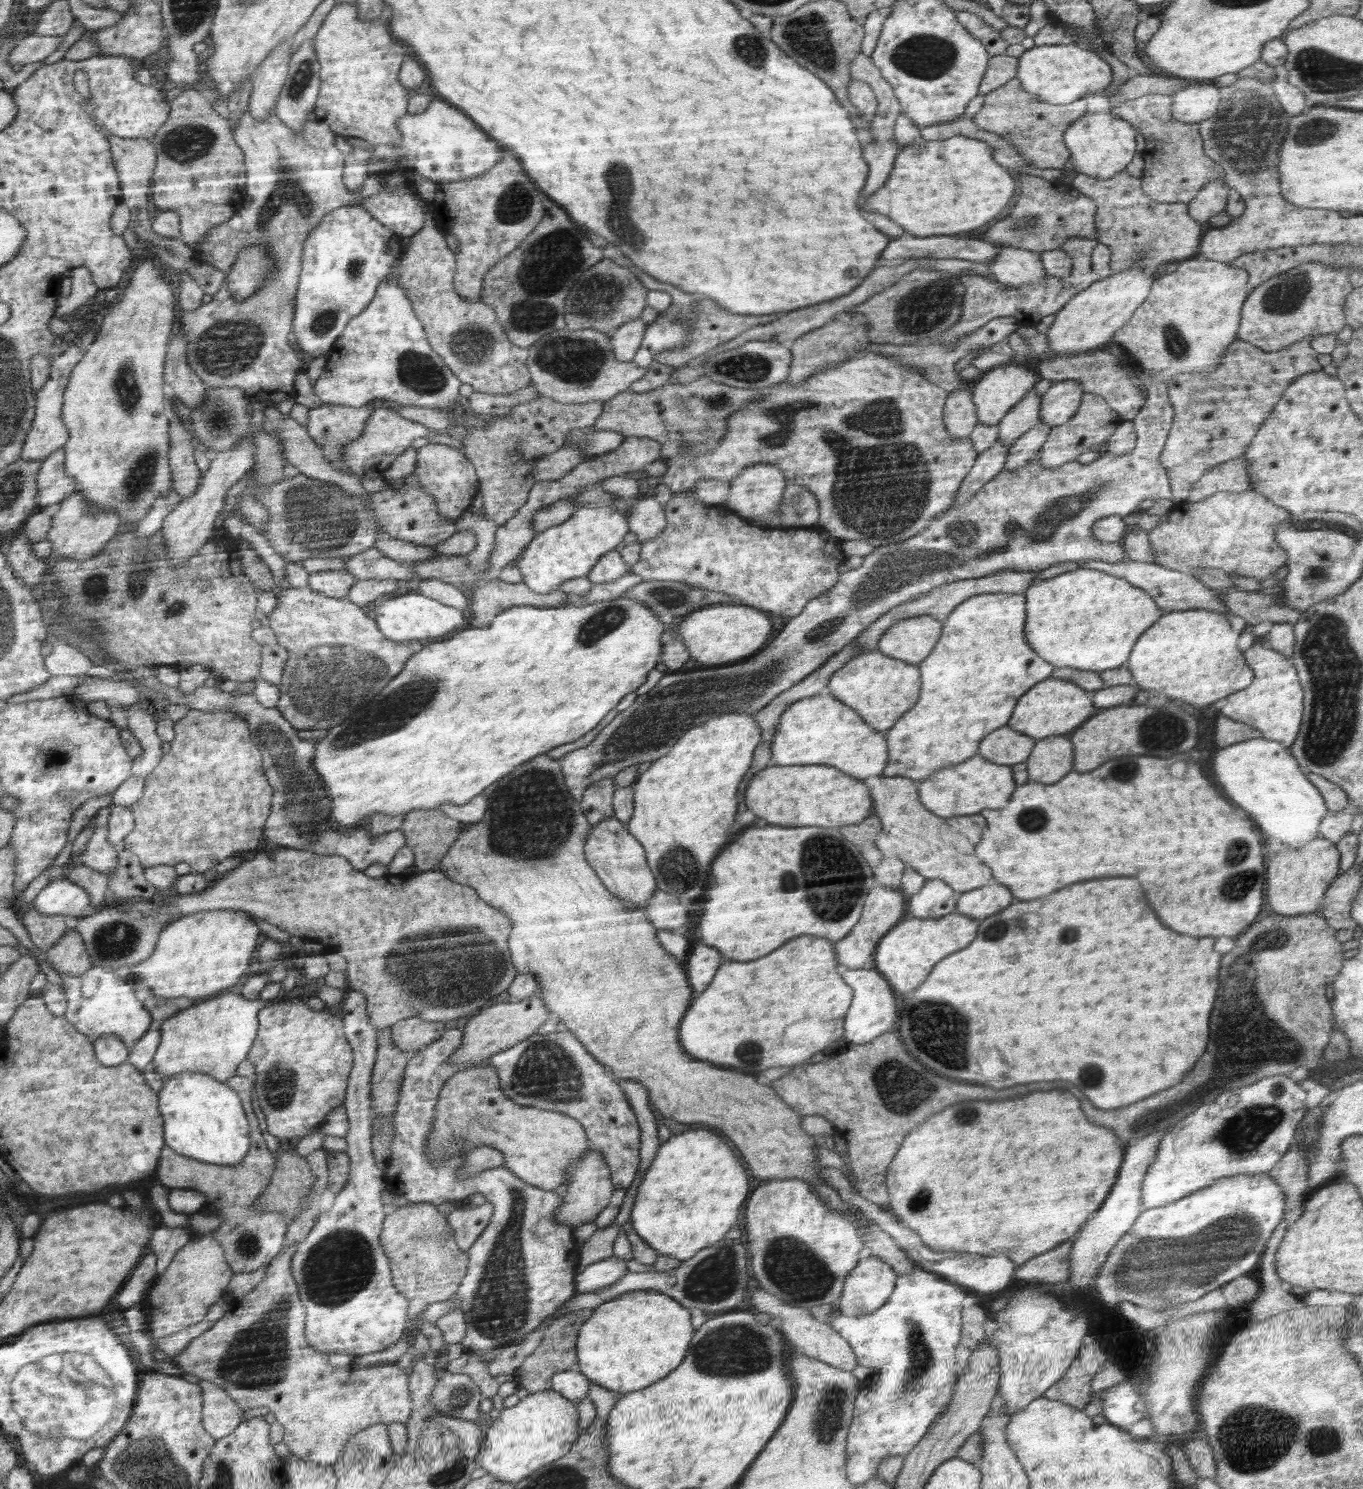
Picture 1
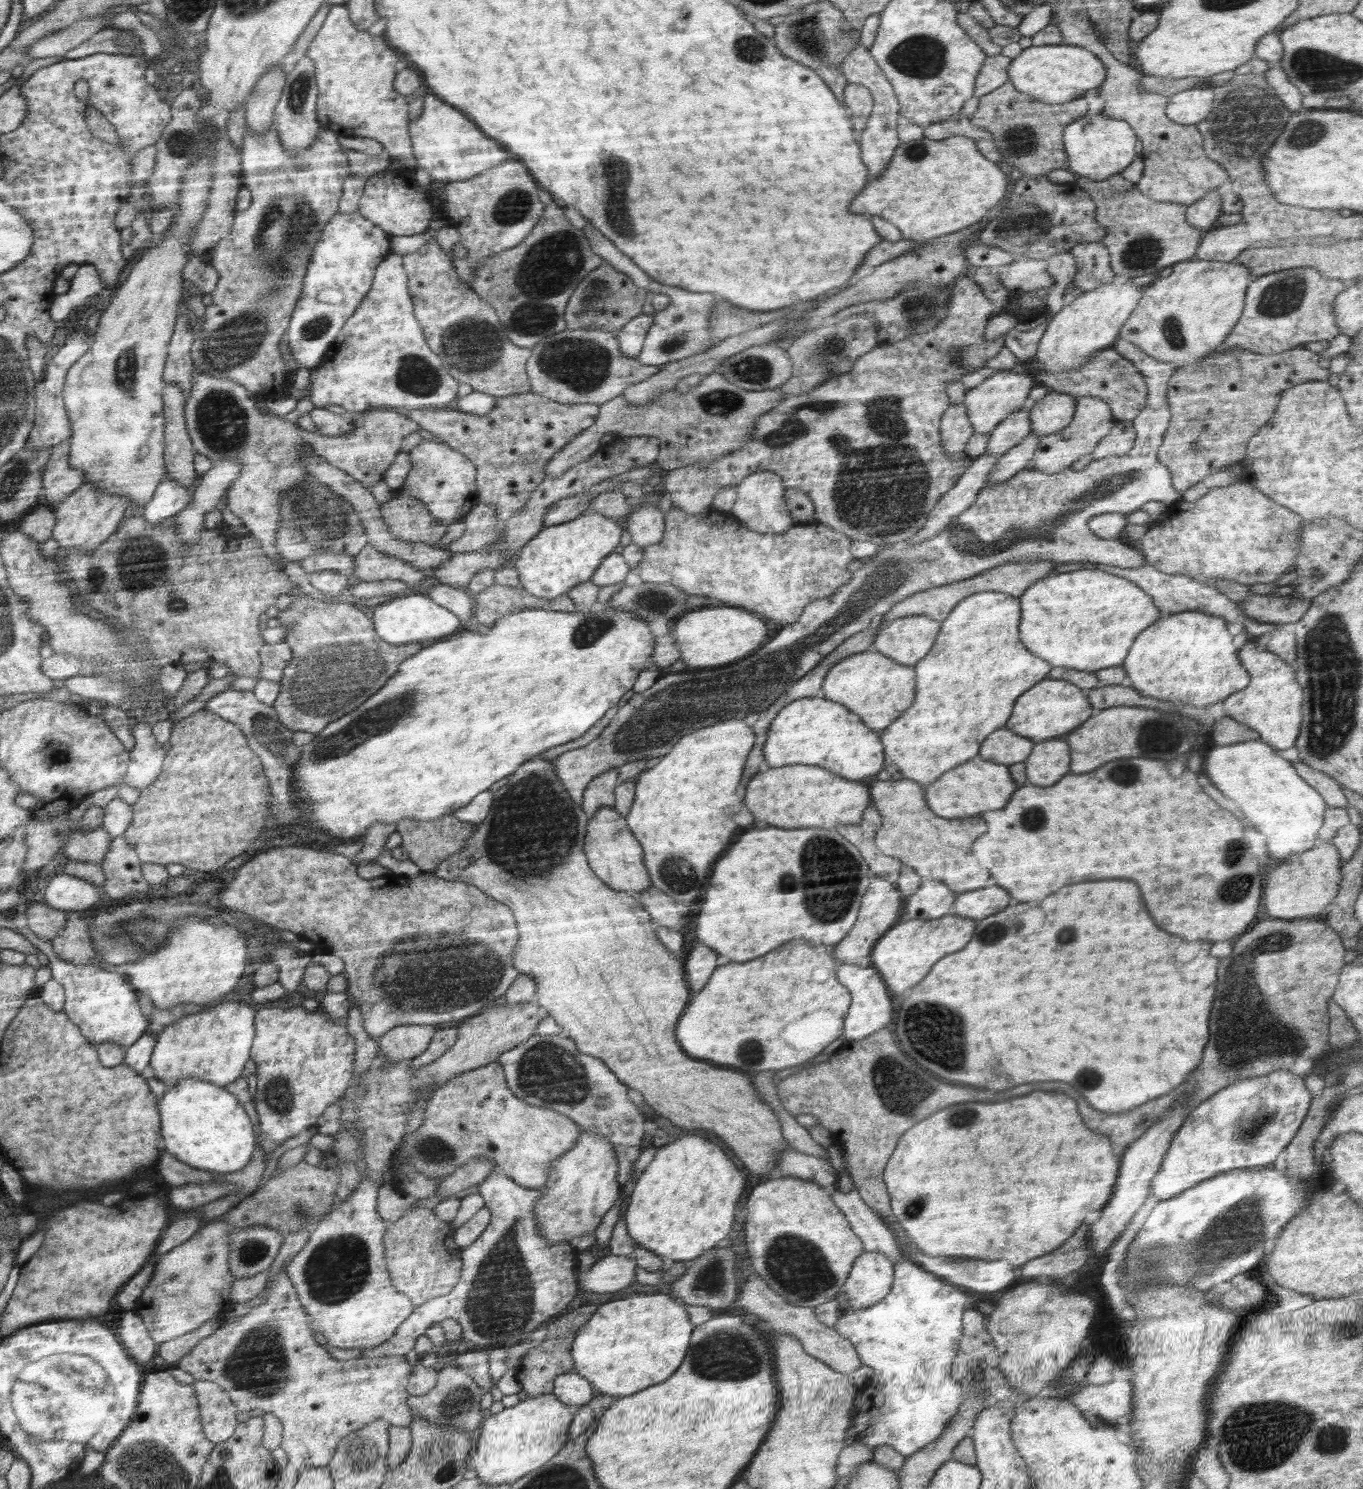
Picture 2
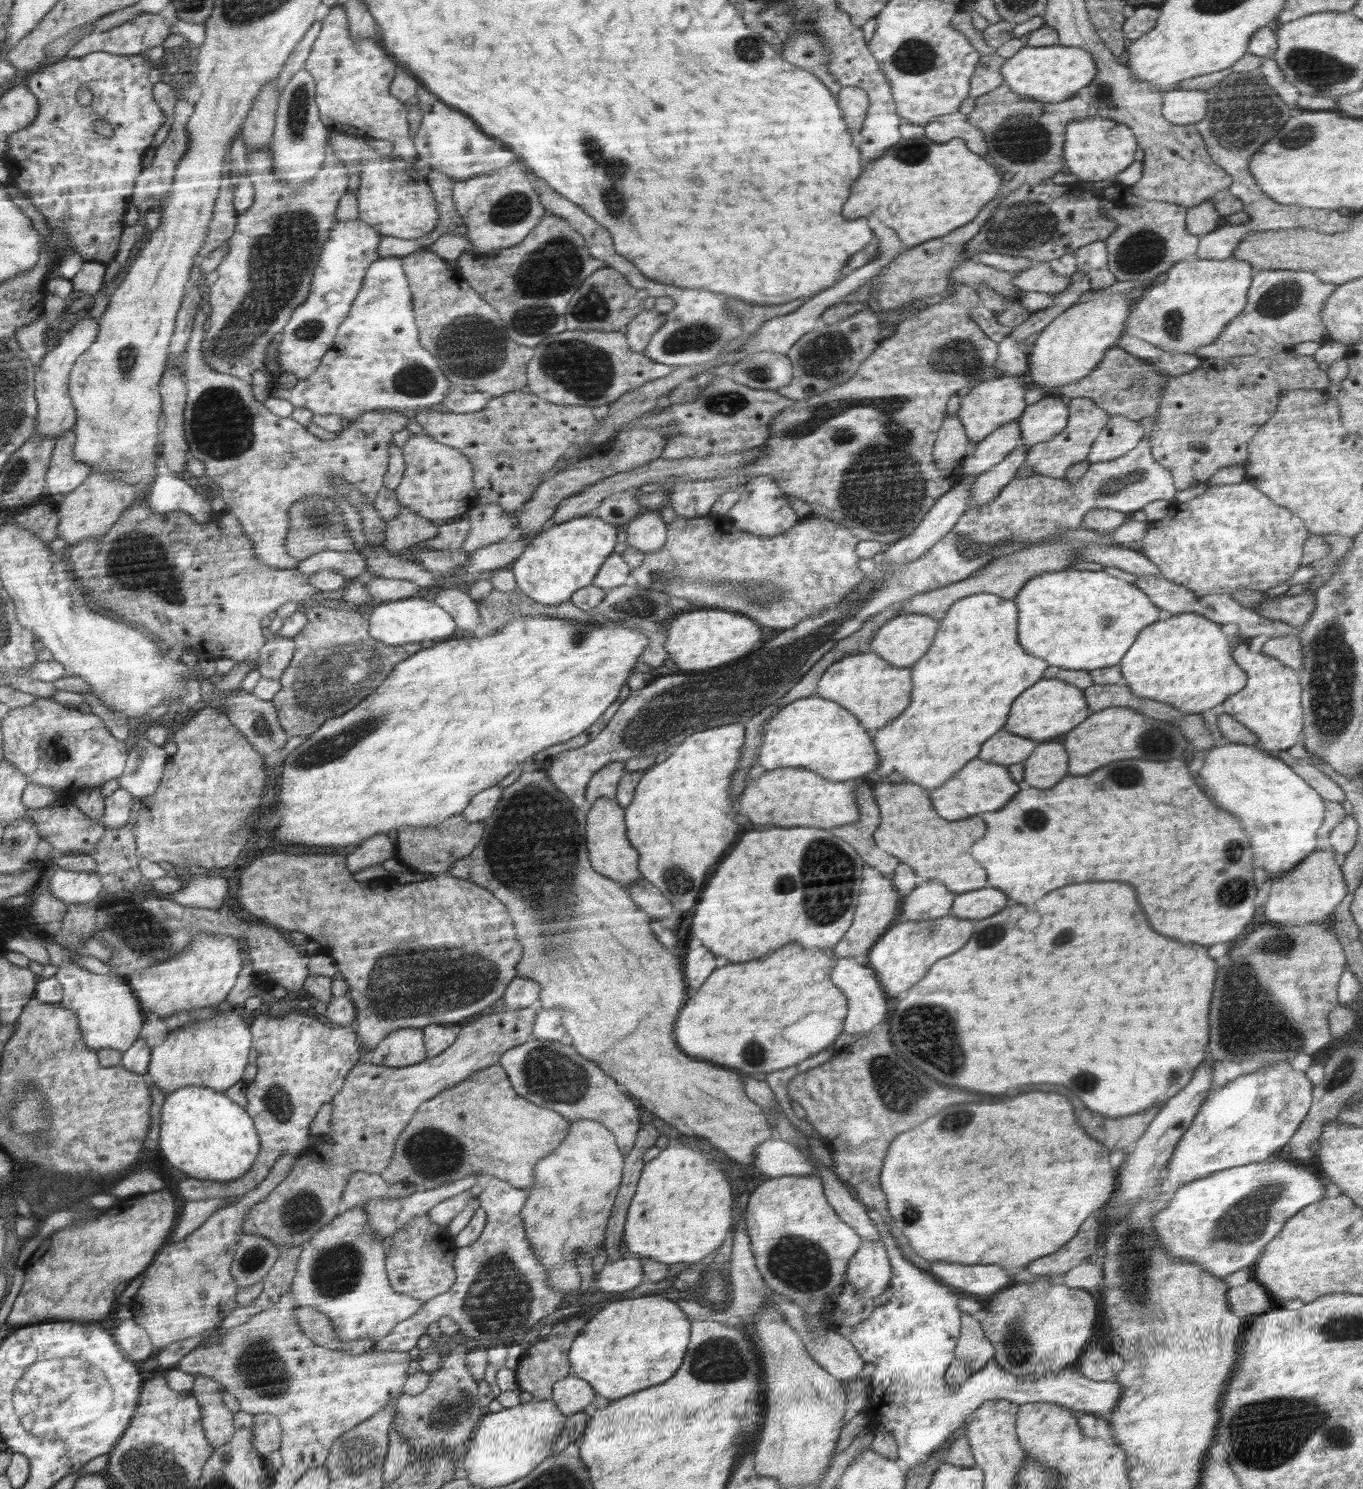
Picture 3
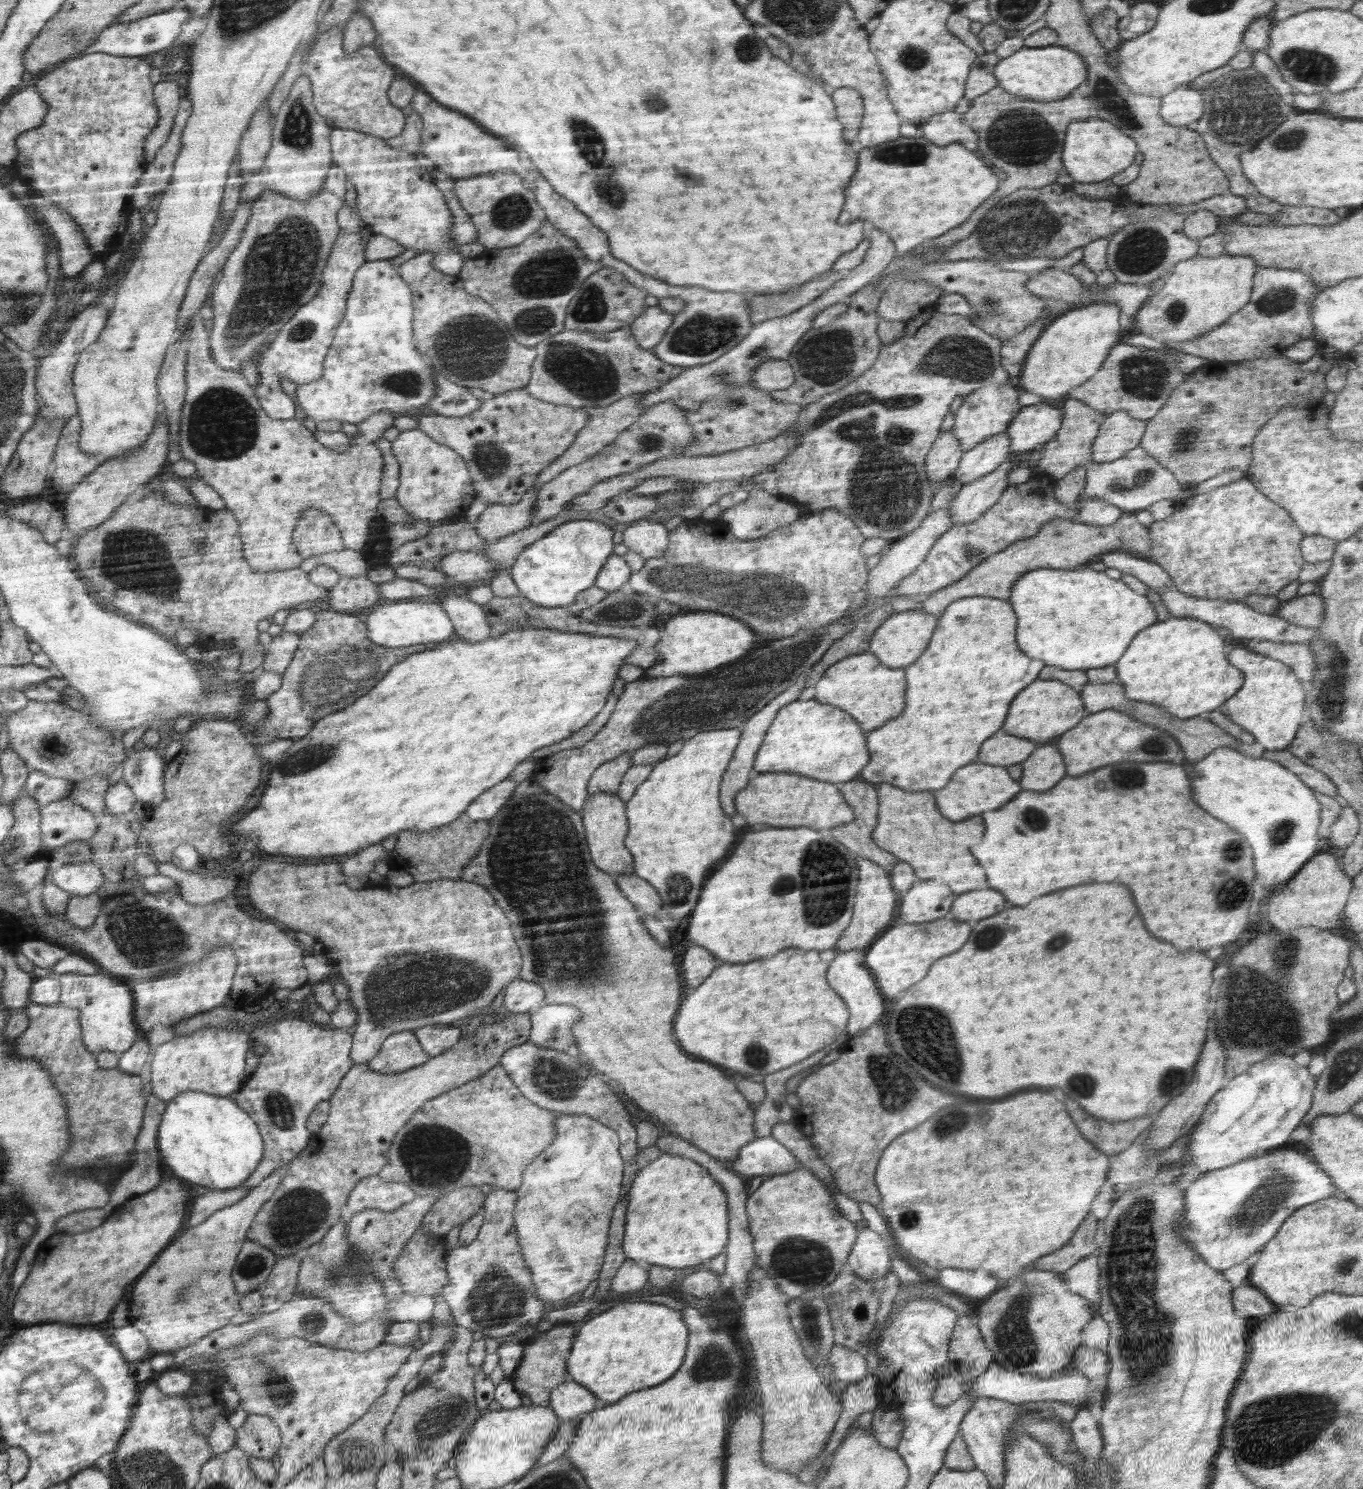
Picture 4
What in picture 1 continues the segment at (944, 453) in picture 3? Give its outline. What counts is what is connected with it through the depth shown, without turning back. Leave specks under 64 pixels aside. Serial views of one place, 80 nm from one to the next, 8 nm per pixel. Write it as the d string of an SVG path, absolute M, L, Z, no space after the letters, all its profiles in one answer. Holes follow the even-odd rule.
M964 381L960 389L947 394L943 423L945 431L952 436L954 442L967 440L978 423L975 406L971 399L974 386L976 381L971 383Z

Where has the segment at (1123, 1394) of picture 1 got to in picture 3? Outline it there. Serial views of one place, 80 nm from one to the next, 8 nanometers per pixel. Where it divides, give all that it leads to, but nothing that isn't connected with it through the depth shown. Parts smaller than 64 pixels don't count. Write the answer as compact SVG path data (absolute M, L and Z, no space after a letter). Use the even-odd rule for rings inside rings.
M866 1207L868 1217L875 1222L881 1240L885 1244L891 1264L891 1286L894 1292L886 1305L876 1304L873 1313L853 1330L850 1342L854 1349L868 1363L876 1366L870 1378L872 1395L870 1405L865 1412L870 1419L868 1428L874 1431L886 1429L895 1435L897 1442L898 1460L904 1467L912 1470L917 1464L927 1462L927 1458L936 1452L963 1424L969 1416L986 1401L1007 1400L1019 1405L1028 1402L1055 1402L1073 1410L1083 1410L1085 1413L1100 1414L1104 1418L1111 1415L1121 1395L1121 1384L1112 1381L1095 1381L1086 1378L1077 1366L1059 1371L1052 1375L1017 1377L1015 1374L998 1366L995 1357L990 1358L982 1370L978 1370L966 1379L959 1389L949 1388L945 1383L945 1374L949 1364L956 1358L954 1350L960 1336L961 1316L963 1313L957 1307L957 1302L963 1294L942 1285L930 1272L918 1269L904 1254L898 1245L893 1231L891 1231L882 1213Z

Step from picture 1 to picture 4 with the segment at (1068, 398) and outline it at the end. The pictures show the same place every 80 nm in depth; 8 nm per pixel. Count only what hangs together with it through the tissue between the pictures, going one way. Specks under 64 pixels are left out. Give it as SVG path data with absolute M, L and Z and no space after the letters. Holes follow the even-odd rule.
M1043 401L1018 411L1007 428L1011 444L1009 457L1021 461L1031 451L1054 438L1063 419L1060 404Z

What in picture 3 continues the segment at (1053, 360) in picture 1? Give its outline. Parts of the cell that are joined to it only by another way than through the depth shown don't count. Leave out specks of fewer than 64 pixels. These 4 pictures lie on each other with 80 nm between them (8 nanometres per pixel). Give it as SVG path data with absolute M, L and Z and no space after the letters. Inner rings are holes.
M1114 346L1104 353L1098 366L1088 376L1059 388L1058 393L1070 399L1092 399L1112 417L1125 416L1138 421L1145 416L1157 414L1162 392L1168 386L1169 379L1165 379L1163 372L1154 365L1132 356L1123 348Z

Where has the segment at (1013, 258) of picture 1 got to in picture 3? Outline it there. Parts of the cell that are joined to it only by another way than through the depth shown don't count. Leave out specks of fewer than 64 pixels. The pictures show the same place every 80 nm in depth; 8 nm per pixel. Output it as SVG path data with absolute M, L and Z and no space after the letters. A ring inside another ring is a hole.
M1032 262L1024 270L1016 271L1014 286L1024 292L1046 292L1059 296L1071 283L1068 277L1056 274L1046 262Z

